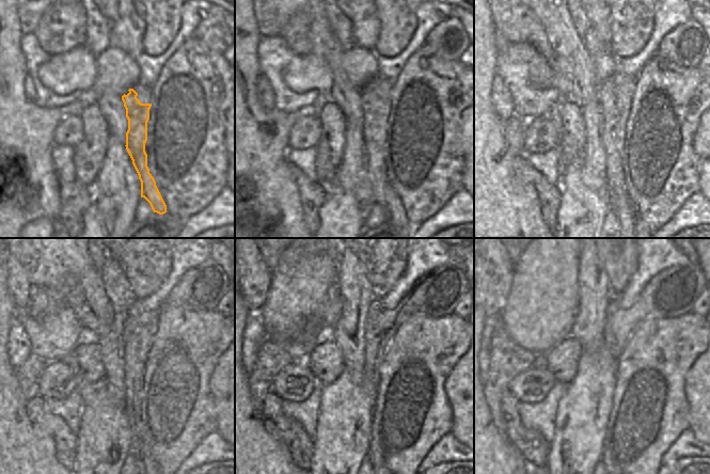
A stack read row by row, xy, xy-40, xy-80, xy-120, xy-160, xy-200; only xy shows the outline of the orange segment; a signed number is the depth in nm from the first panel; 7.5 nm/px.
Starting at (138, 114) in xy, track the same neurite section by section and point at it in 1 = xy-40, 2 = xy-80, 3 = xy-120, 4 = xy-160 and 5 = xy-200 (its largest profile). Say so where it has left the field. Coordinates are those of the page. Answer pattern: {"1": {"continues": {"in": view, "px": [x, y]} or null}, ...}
{"1": {"continues": {"in": "xy-40", "px": [375, 114]}}, "2": {"continues": {"in": "xy-80", "px": [614, 114]}}, "3": {"continues": {"in": "xy-120", "px": [135, 352]}}, "4": {"continues": {"in": "xy-160", "px": [375, 350]}}, "5": {"continues": {"in": "xy-200", "px": [611, 338]}}}

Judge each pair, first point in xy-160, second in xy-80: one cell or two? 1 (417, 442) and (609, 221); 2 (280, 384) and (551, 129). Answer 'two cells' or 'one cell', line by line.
1: two cells
2: one cell

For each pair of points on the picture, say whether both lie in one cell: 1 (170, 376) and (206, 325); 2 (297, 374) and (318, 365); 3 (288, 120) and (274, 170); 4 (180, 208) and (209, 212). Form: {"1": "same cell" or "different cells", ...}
{"1": "same cell", "2": "different cells", "3": "same cell", "4": "different cells"}

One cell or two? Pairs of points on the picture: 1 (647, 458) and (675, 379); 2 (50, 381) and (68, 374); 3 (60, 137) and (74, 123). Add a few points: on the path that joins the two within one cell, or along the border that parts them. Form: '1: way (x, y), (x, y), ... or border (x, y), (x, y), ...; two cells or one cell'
1: way (660, 439), (663, 432), (665, 408), (668, 398); one cell
2: way (54, 381), (64, 374); one cell
3: way (63, 133), (70, 125); one cell

